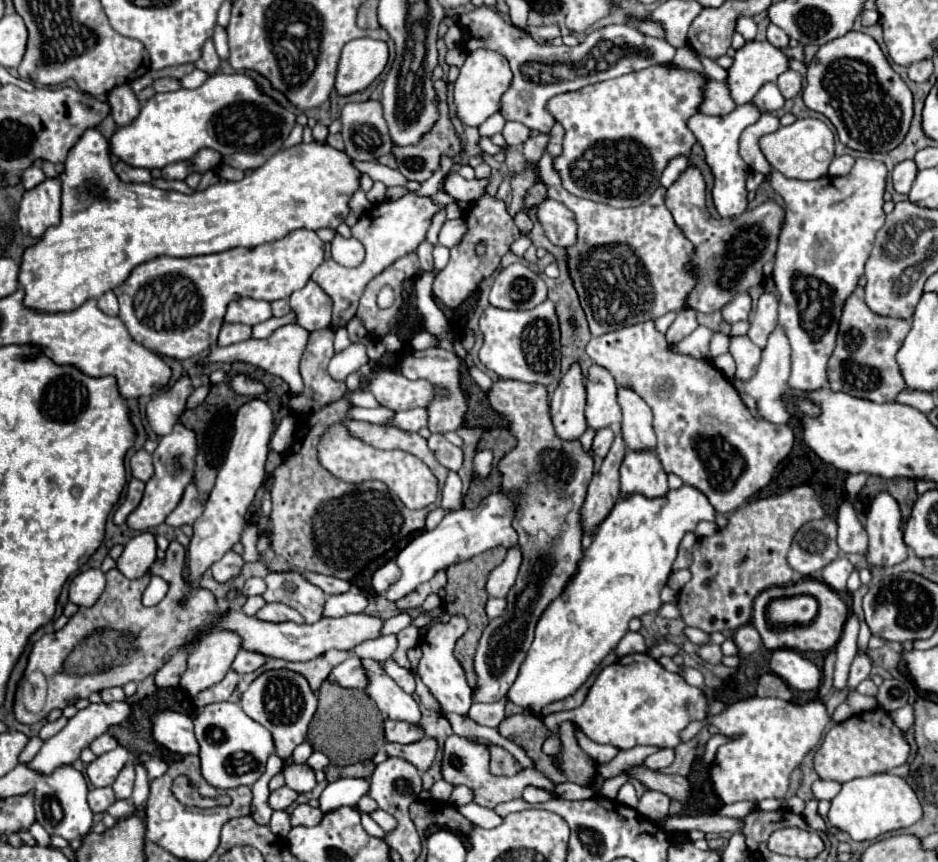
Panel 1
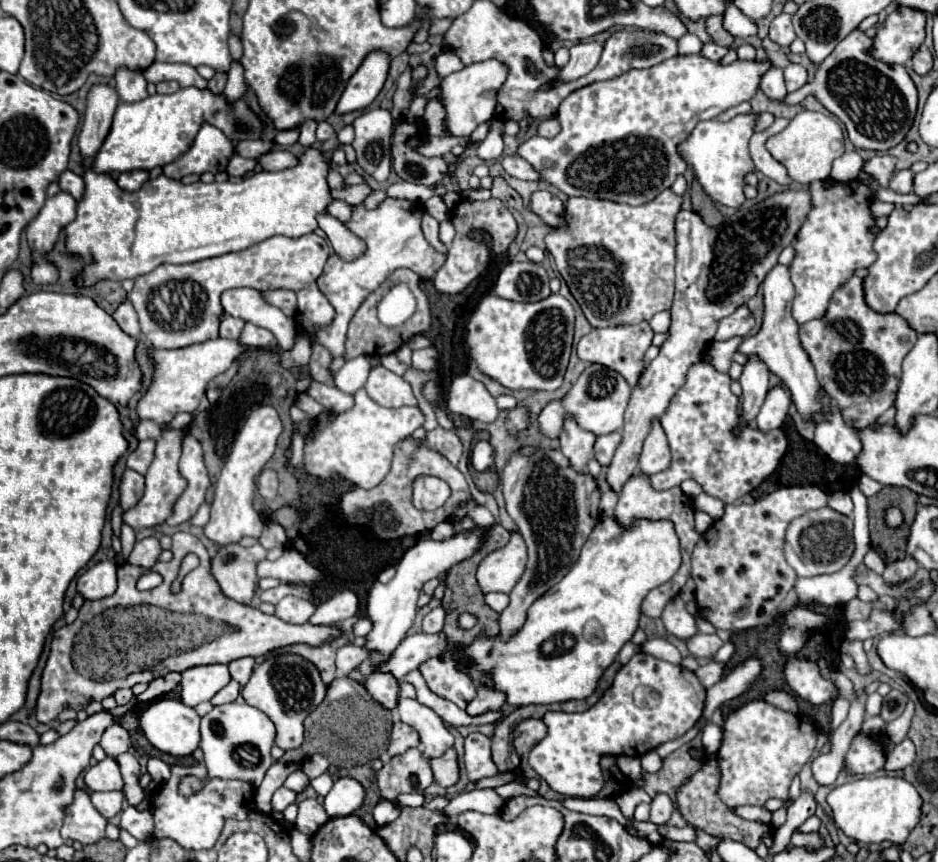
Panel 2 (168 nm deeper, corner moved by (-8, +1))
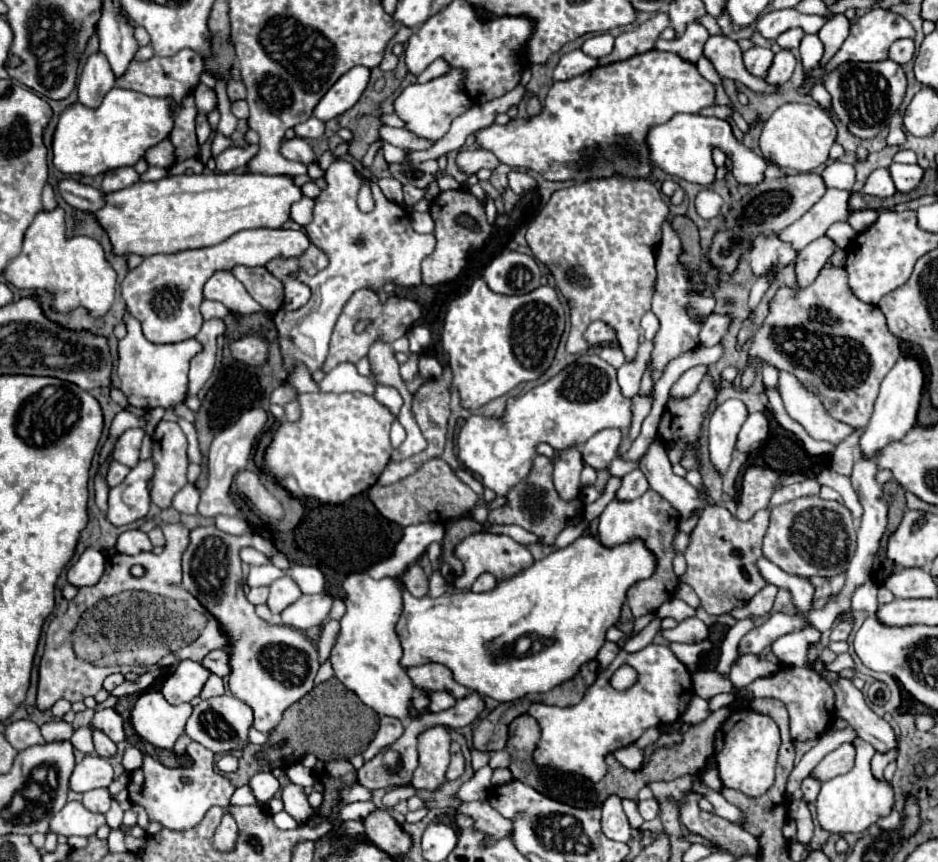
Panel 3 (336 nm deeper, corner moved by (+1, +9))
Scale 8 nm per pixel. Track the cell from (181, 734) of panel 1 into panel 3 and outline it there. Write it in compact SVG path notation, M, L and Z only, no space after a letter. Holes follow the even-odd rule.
M144 692L132 708L132 726L146 742L172 750L190 714L192 704L188 702L174 706L160 692Z

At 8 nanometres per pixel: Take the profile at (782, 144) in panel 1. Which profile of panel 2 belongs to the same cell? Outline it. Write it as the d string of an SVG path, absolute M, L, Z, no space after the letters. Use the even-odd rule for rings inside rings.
M799 112L783 132L771 136L767 140L767 150L769 154L781 162L787 168L787 174L801 182L801 184L811 184L811 182L823 182L831 174L831 164L835 158L839 158L845 152L843 146L843 130L841 126L831 118L821 112Z

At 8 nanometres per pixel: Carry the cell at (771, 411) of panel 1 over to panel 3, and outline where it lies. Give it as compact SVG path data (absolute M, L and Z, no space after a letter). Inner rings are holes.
M752 412L746 418L746 422L738 434L736 446L742 452L750 452L750 450L758 448L766 440L766 436L768 436L768 420L766 420L764 412Z

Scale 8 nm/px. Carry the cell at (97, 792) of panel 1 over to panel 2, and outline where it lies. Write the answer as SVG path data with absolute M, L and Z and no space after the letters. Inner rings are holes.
M93 792L91 802L105 818L113 818L123 808L123 792Z

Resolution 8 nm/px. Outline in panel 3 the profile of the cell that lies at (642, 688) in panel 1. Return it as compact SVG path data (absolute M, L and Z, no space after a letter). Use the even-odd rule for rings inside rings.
M650 644L650 646L646 646L646 648L642 648L640 652L634 652L634 654L620 650L620 654L614 658L614 662L598 674L596 682L584 694L580 704L568 706L568 708L558 708L558 706L548 706L548 704L532 704L530 706L528 714L534 716L540 724L540 728L542 728L542 738L540 738L536 750L534 750L532 760L538 766L548 766L548 768L558 770L558 772L578 774L578 776L584 776L592 782L600 782L606 774L604 758L610 752L634 744L648 728L658 728L658 726L666 726L666 724L676 722L684 714L684 710L688 708L690 700L692 700L692 676L688 672L688 668L670 652L670 648ZM622 664L632 666L638 674L636 682L628 690L616 690L616 688L610 686L612 674Z

